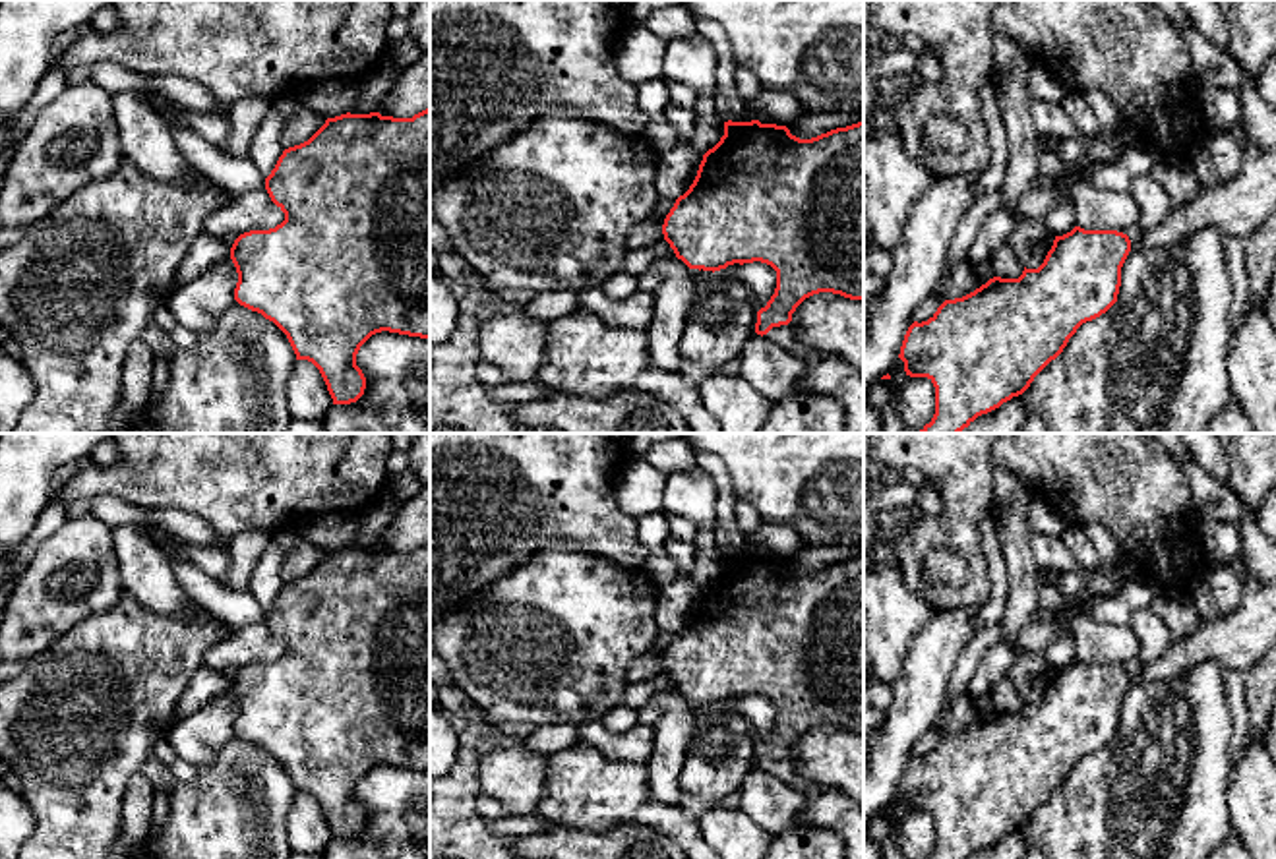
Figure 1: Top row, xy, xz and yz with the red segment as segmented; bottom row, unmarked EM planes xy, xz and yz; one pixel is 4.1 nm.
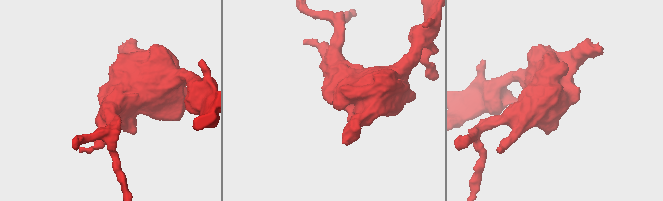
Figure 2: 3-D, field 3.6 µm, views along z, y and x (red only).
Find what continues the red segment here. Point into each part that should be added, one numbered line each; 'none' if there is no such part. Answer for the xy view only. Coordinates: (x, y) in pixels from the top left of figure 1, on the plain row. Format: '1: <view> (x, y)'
none

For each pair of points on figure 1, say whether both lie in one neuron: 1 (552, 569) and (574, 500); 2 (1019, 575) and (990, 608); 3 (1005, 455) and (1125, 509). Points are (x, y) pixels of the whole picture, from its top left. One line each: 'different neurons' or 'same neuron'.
1: different neurons
2: different neurons
3: same neuron

